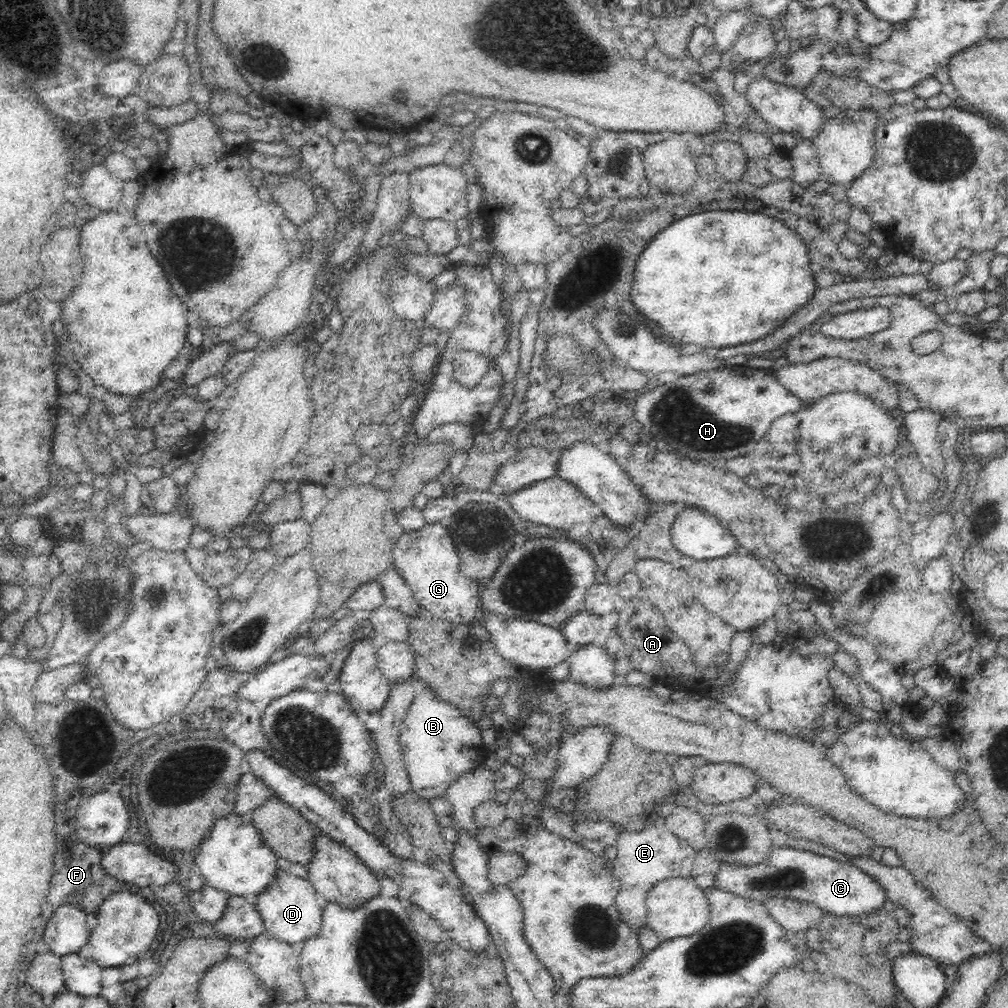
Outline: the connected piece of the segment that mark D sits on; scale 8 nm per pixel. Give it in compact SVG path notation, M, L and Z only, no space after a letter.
M280 869L271 885L262 894L257 894L257 899L255 906L262 917L265 930L280 942L292 945L319 933L324 905L308 879L293 876L289 871Z

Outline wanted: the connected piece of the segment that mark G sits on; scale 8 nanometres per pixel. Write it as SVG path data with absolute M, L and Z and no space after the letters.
M445 522L425 524L420 530L401 531L393 538L392 546L392 564L426 615L450 624L473 623L481 602L481 583L460 574L461 558Z

